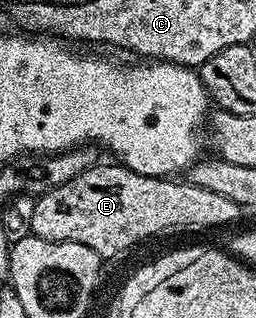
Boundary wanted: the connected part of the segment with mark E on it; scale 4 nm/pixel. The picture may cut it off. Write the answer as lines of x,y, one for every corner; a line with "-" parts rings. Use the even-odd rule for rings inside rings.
99,164
80,172
76,180
68,180
68,184
60,184
60,188
37,195
29,233
53,242
84,244
103,259
110,260
113,254
122,254
129,246
161,230
174,230
177,226
199,226
202,230
209,226
226,226
240,214
239,206
228,200
228,196
193,186
189,180
149,178
132,172
127,166
113,165

